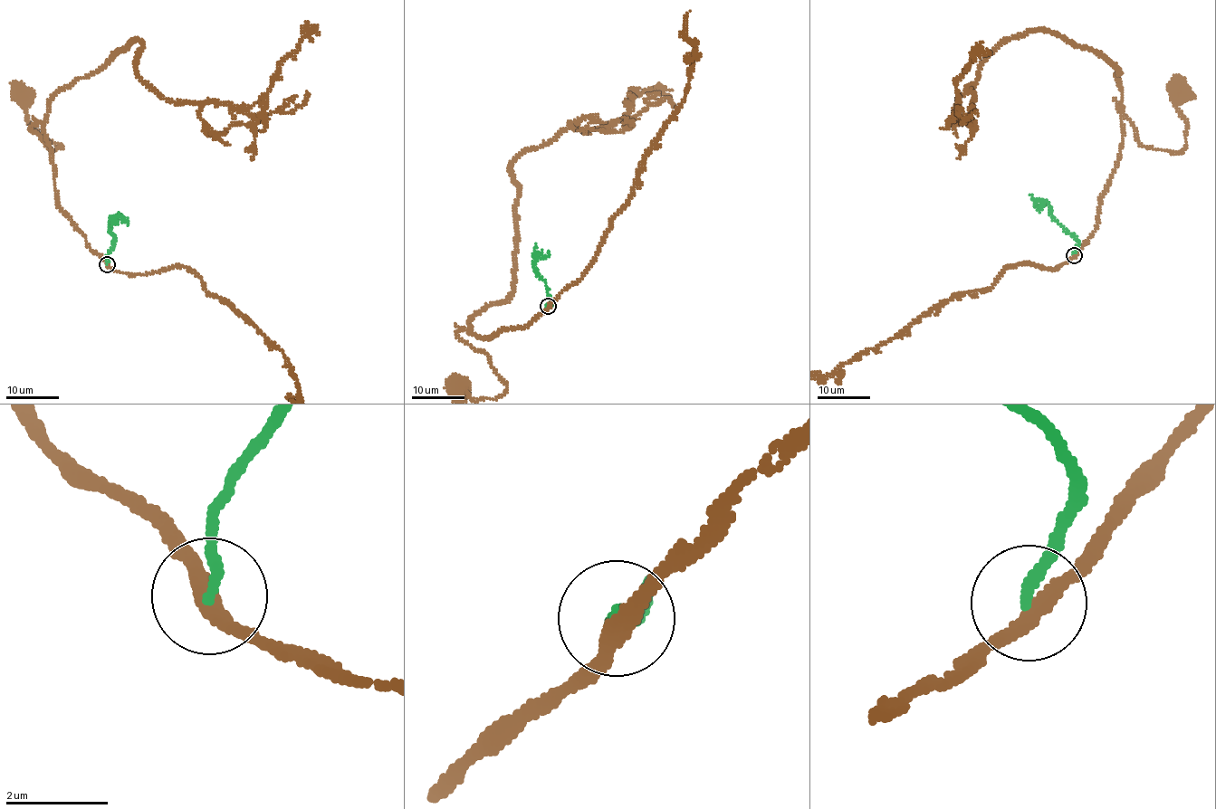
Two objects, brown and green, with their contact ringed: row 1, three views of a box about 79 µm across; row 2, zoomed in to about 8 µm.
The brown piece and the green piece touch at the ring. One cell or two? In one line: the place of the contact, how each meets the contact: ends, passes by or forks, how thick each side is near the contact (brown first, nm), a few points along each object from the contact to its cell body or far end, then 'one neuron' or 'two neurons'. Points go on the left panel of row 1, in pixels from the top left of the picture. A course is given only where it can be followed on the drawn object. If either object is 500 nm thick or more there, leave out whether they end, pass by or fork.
at (107, 264); brown passes by; green ends there; 260 nm thick on the brown side, 220 nm on the other; brown runs (107, 264), (58, 205), (51, 145), (41, 123), (30, 129), (52, 150), (61, 144), (29, 122), (21, 95); green runs (107, 264), (115, 236), (109, 232), (110, 223), (119, 214); two neurons

